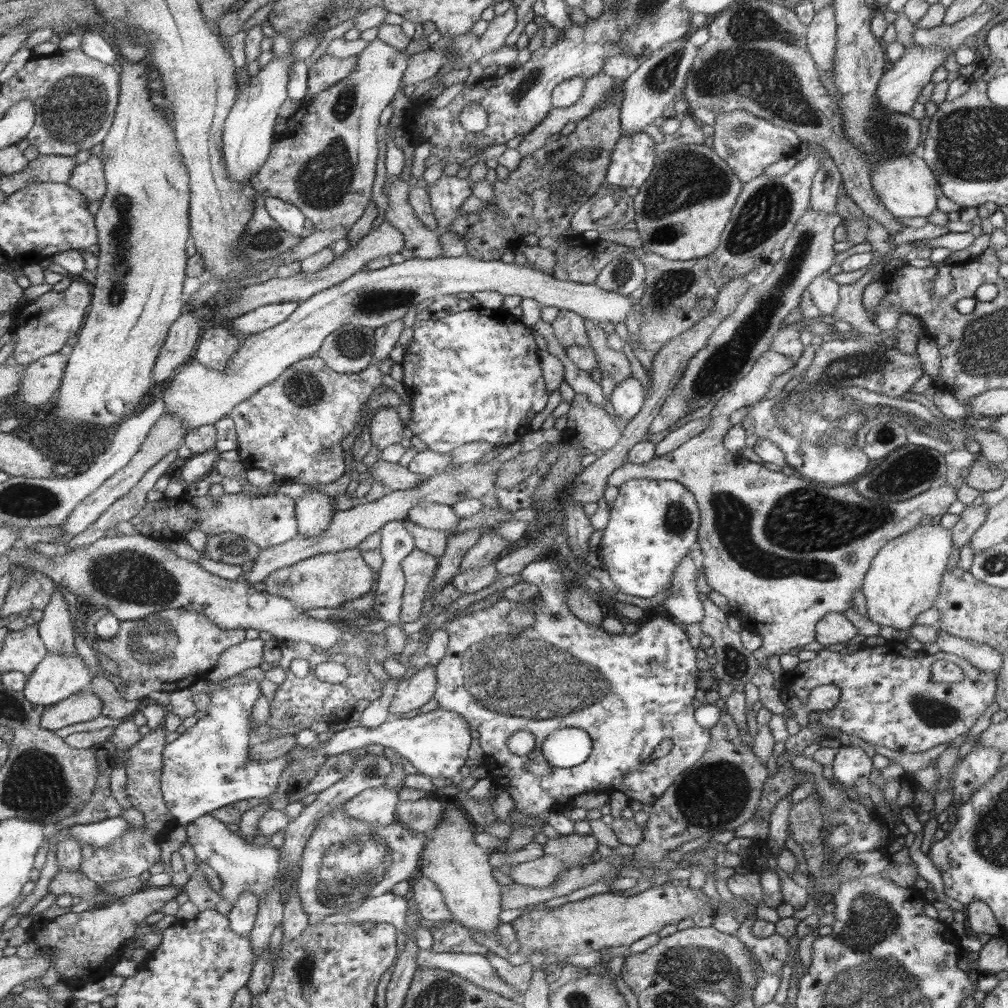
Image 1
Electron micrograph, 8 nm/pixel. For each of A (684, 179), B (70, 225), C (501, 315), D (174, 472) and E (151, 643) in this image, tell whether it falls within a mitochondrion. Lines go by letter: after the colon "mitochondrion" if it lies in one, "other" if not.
A: mitochondrion
B: other
C: other
D: other
E: mitochondrion

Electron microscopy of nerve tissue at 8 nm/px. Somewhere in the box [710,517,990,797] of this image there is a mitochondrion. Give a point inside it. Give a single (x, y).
(939, 714)

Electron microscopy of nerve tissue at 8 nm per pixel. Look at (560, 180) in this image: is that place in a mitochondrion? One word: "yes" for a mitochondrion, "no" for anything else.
yes

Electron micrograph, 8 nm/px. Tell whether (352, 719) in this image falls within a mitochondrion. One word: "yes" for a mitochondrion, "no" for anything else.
no

